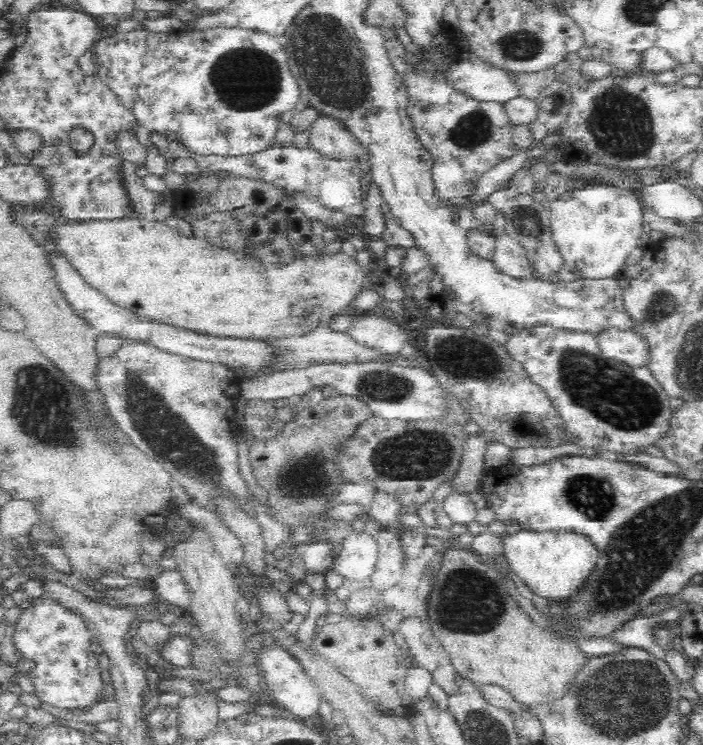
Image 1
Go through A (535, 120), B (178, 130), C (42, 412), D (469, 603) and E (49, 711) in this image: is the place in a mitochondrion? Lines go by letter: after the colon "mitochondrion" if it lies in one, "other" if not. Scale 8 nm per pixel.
A: other
B: other
C: mitochondrion
D: mitochondrion
E: other

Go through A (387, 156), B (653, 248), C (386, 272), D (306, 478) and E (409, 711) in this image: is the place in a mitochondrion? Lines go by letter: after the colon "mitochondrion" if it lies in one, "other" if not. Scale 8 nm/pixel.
A: other
B: other
C: other
D: mitochondrion
E: other

